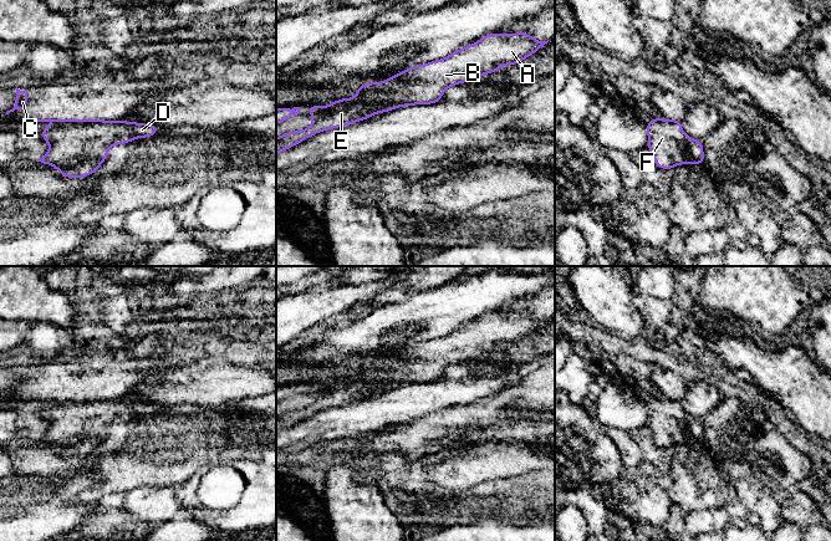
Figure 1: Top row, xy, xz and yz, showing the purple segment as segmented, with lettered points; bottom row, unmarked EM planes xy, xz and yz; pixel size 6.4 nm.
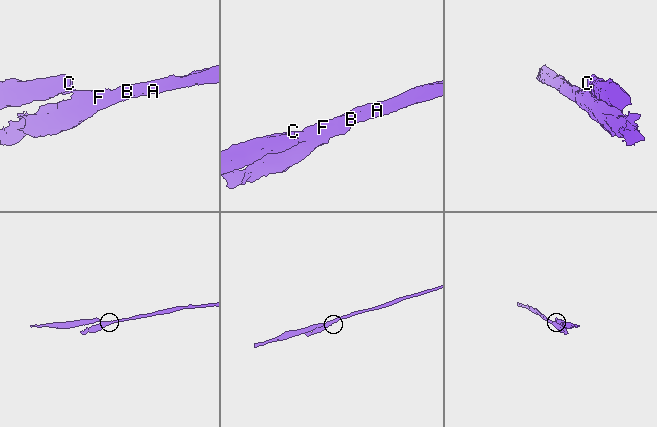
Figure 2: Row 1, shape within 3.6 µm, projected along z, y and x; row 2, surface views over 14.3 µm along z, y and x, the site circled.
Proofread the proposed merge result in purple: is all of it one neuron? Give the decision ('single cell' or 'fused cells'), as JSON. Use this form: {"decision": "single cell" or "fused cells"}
{"decision": "fused cells"}

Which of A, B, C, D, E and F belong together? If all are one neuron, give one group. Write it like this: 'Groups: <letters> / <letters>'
Groups: A B D F / C E

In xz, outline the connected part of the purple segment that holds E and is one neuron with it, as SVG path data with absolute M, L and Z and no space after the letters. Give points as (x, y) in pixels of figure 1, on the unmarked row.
M338 378L328 384L309 384L307 391L313 397L313 402L302 409L294 409L277 415L276 433L316 412L336 405L346 405L378 392L372 383L363 381L347 382Z

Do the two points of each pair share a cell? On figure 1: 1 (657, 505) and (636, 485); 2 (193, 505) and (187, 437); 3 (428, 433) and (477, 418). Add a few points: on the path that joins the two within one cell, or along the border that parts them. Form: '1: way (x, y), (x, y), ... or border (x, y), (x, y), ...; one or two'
1: way (652, 501), (641, 490); one
2: border (195, 473), (177, 486); two
3: way (441, 430), (464, 425); one

